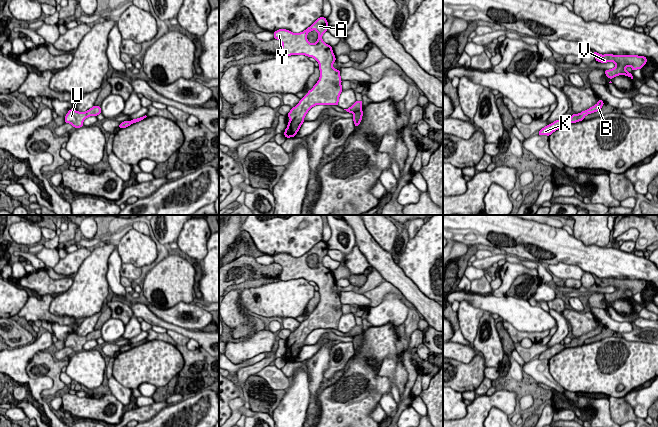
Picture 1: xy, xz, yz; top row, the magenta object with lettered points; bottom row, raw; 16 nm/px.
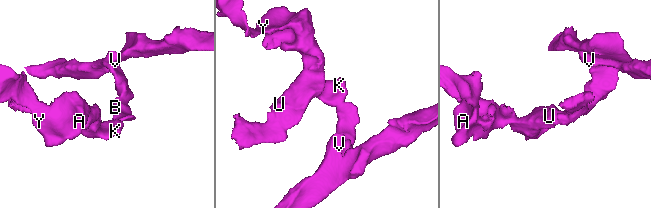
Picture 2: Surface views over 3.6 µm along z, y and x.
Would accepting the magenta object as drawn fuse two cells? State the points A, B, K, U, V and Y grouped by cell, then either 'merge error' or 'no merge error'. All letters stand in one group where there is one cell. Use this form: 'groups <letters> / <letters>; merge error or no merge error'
groups A K U Y / B V; merge error

